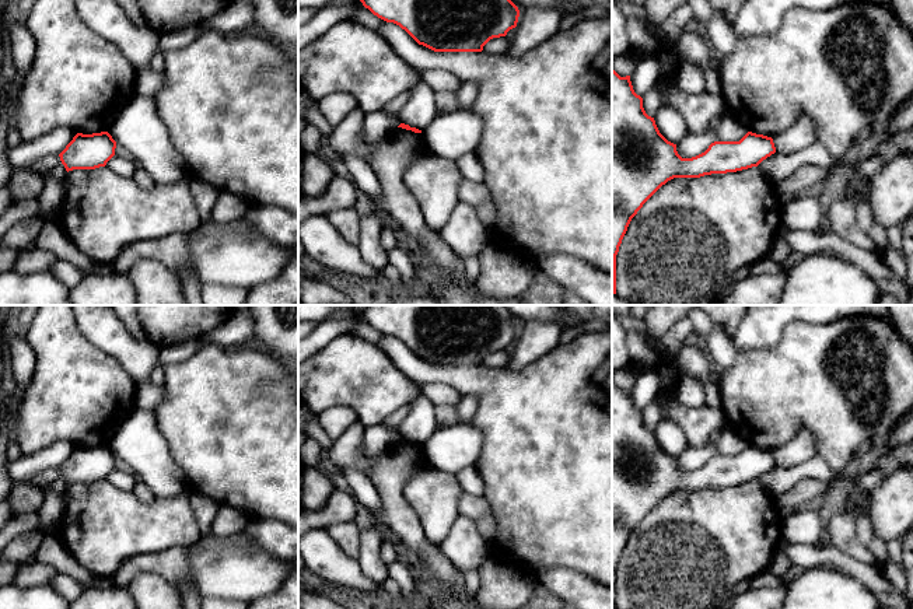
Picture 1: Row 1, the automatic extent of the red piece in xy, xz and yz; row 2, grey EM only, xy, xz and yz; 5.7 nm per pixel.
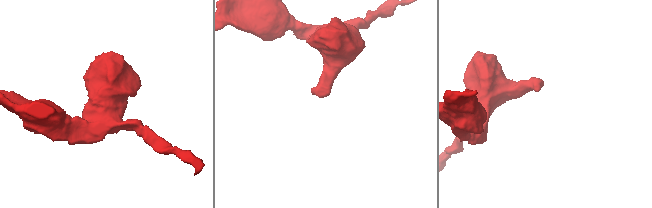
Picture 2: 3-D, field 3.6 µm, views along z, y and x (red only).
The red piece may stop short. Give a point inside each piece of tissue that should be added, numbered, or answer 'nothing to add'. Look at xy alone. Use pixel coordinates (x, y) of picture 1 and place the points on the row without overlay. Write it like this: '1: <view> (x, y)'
1: xy (46, 478)

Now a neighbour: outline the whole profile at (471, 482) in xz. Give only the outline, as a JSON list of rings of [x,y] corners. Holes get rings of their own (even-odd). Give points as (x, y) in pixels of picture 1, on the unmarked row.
[[[468,466],[456,473],[456,479],[466,493],[473,493],[476,496],[483,497],[485,494],[485,483],[479,476],[475,466]]]

